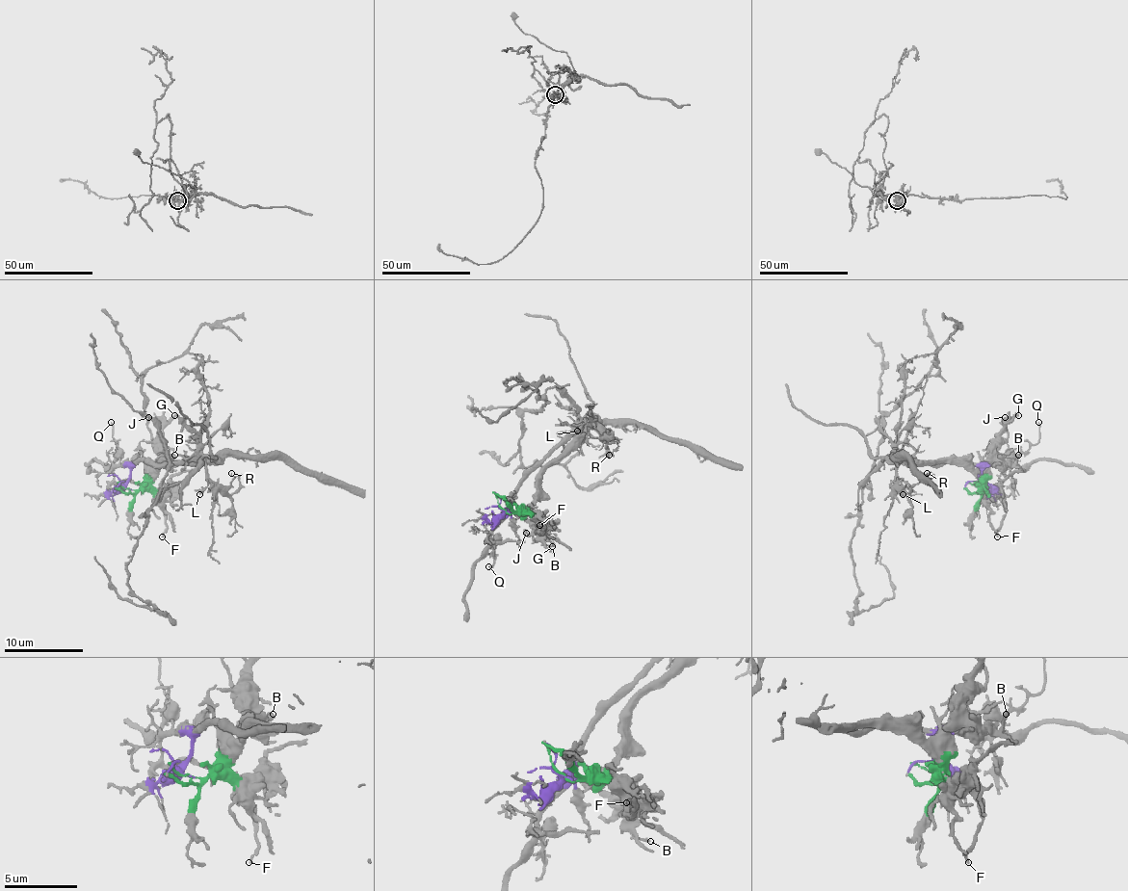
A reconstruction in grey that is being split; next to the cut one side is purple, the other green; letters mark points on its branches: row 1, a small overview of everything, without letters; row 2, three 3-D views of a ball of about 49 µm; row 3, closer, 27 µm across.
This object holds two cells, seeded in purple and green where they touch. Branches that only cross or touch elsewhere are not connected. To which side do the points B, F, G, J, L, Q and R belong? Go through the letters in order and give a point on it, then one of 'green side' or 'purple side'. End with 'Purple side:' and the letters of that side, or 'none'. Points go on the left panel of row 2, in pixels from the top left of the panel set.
B: place (174, 455); green side
F: place (162, 537); green side
G: place (174, 415); green side
J: place (148, 417); green side
L: place (199, 494); purple side
Q: place (111, 422); purple side
R: place (231, 473); purple side
Purple side: L, Q, R

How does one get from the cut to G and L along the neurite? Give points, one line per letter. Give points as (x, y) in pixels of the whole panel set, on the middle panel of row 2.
G: (505, 511), (535, 517), (535, 527), (553, 546)
L: (505, 511), (503, 512), (507, 511), (517, 487), (576, 432)

